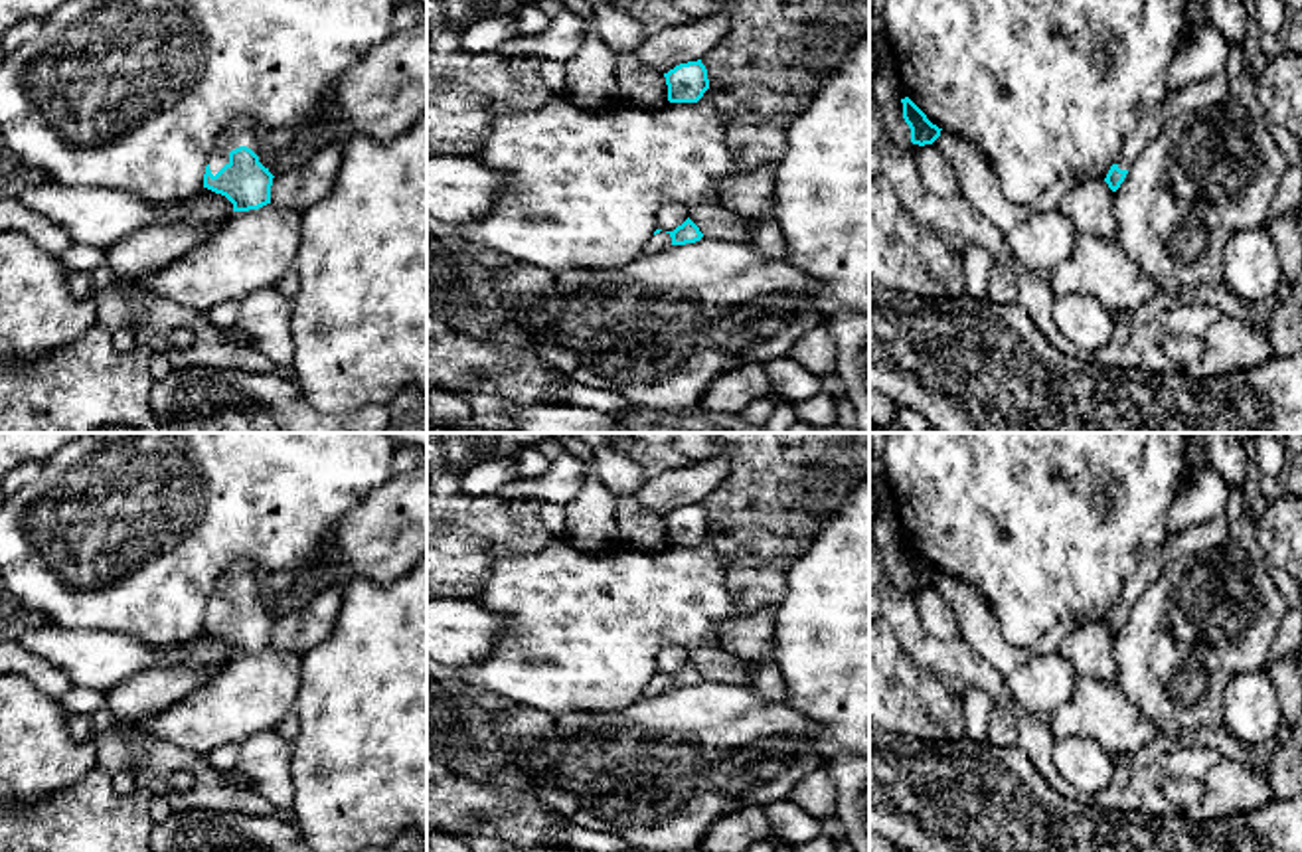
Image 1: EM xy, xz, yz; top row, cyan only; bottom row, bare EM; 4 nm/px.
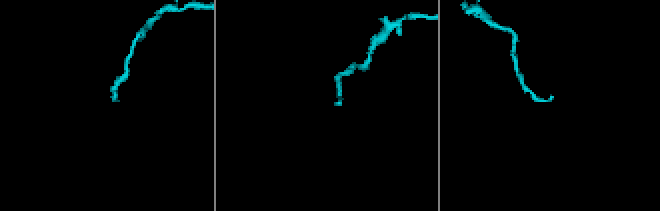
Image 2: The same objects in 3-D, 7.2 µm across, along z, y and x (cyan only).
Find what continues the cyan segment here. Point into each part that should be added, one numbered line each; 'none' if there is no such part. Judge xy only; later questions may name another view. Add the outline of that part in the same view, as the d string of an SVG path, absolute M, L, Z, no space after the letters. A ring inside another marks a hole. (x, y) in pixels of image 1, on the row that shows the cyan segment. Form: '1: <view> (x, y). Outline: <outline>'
1: xy (220, 157). Outline: M229 130L223 132L217 138L215 150L211 152L211 156L207 160L211 174L215 176L225 164L229 164L229 152L239 148L239 146L245 146L247 140L249 138L239 138L239 140L233 142L229 138Z

